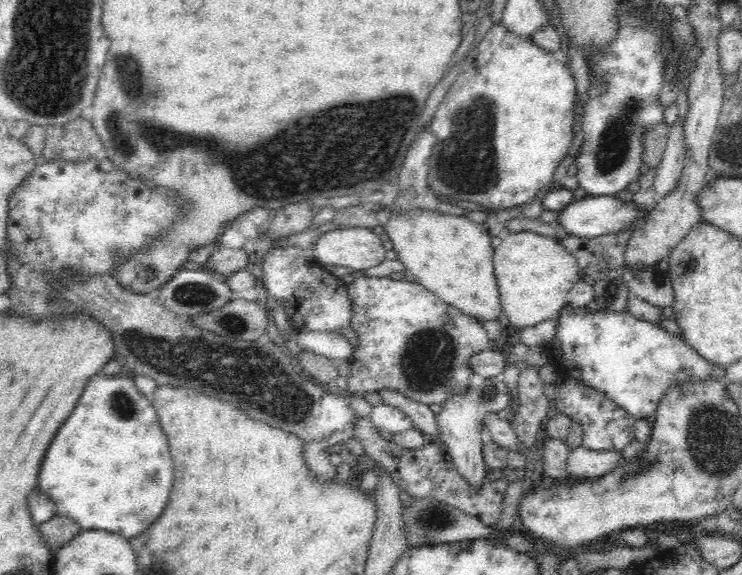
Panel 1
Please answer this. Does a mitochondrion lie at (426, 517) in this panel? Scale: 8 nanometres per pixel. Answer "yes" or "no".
yes

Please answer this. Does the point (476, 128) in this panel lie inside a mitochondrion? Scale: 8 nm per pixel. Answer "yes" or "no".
yes

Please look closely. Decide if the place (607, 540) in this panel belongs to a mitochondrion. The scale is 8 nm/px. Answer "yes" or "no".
no

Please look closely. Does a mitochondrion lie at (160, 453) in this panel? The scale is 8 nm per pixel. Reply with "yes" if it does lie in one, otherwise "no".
no

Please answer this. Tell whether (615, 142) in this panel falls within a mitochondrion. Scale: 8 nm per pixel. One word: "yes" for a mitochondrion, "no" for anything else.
yes

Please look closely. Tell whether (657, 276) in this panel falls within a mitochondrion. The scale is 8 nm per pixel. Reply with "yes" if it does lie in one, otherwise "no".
yes

